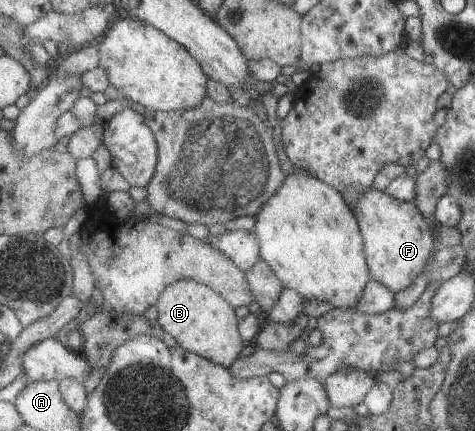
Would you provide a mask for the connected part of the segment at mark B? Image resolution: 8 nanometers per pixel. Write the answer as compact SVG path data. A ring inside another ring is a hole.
M195 279L178 280L169 285L163 291L157 308L157 322L177 340L179 346L214 363L232 367L247 345L239 332L240 318L235 314L235 307L222 294Z

